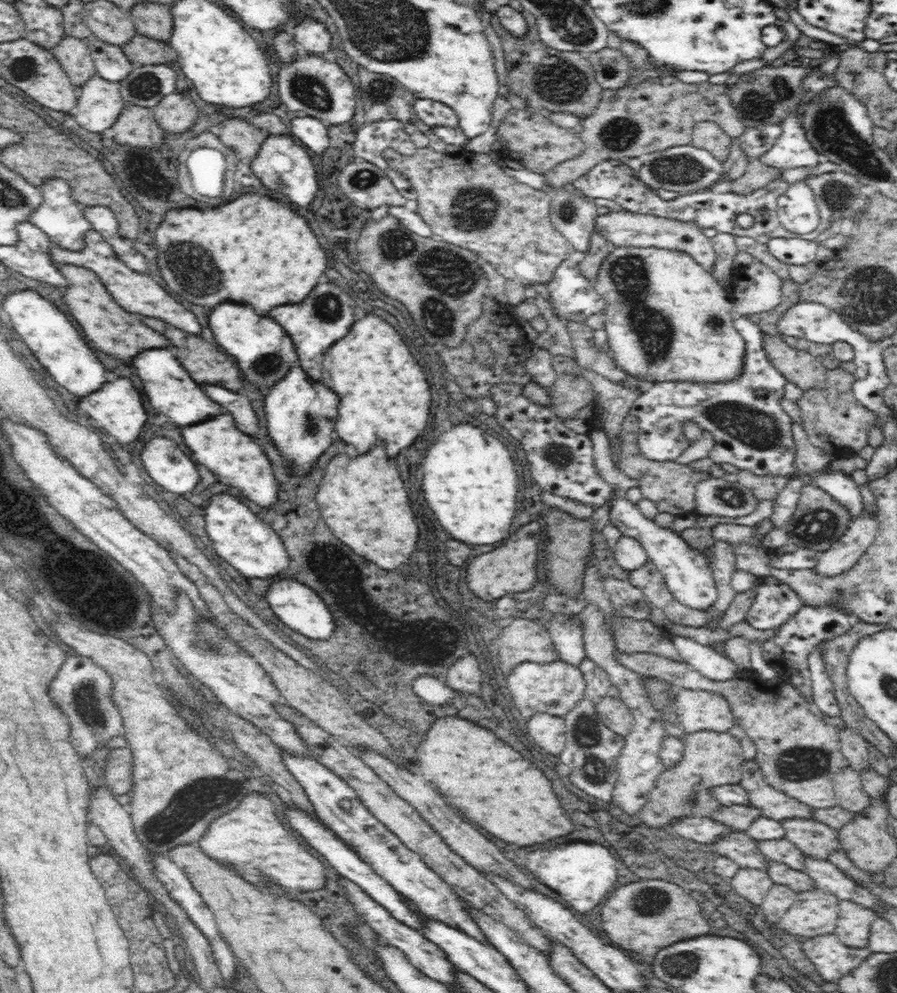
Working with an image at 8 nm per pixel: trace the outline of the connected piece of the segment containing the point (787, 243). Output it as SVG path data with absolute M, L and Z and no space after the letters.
M801 236L771 238L763 243L766 258L775 258L788 265L813 264L819 247L815 240Z

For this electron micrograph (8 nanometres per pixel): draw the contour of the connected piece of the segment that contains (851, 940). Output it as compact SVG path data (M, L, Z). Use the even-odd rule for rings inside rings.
M839 900L839 918L833 932L838 940L852 948L866 948L871 924L877 919L874 910L862 904Z

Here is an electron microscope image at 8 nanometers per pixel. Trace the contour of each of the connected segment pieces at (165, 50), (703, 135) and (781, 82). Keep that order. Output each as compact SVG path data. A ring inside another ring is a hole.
M134 35L121 47L128 59L135 64L166 65L167 62L178 59L172 45L144 35Z
M700 121L692 128L690 145L711 152L716 159L724 162L729 155L733 138L716 123Z
M782 65L764 66L748 73L742 73L739 80L729 87L731 106L744 127L780 125L802 103L802 78L810 74L810 67Z

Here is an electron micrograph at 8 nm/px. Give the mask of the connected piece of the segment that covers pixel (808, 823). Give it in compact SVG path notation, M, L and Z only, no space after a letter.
M785 818L781 825L785 830L785 838L794 843L806 856L822 859L836 849L840 848L839 831L827 824L807 818Z

